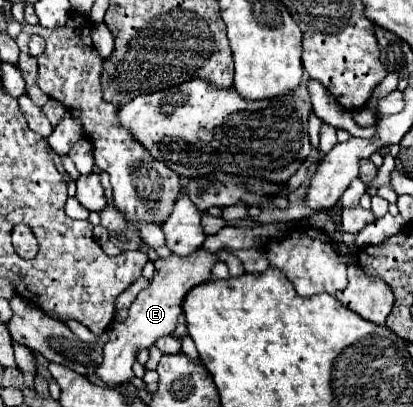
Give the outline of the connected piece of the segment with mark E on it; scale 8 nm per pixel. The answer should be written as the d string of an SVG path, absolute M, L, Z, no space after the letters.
M199 249L199 253L191 253L189 257L177 257L171 255L167 259L157 259L155 261L155 277L151 279L151 285L147 289L143 289L135 303L129 307L129 317L125 323L117 323L113 321L107 327L109 333L109 341L105 345L105 355L103 355L103 363L101 369L97 369L97 375L105 381L105 383L113 383L113 385L121 385L127 383L133 377L133 363L135 357L133 353L137 349L147 349L153 345L153 341L157 341L157 337L163 335L171 335L179 323L179 317L183 313L181 305L185 295L195 287L201 285L205 281L209 281L211 277L211 267L217 261L217 255L211 255L203 249Z

